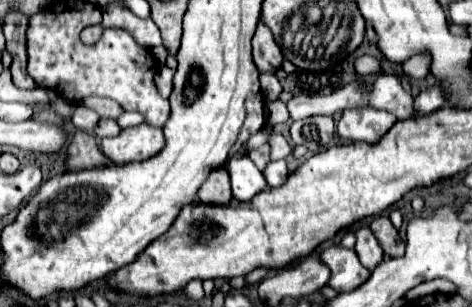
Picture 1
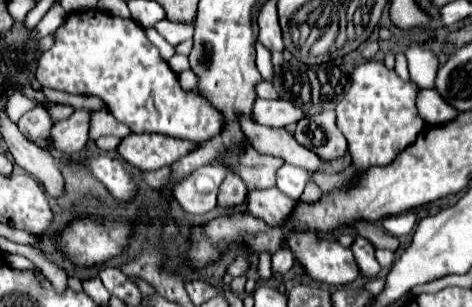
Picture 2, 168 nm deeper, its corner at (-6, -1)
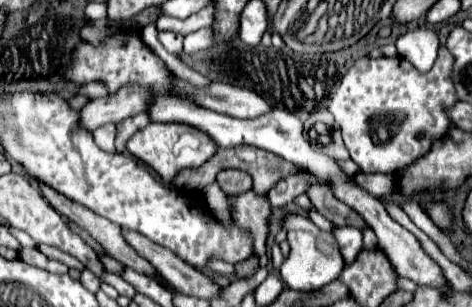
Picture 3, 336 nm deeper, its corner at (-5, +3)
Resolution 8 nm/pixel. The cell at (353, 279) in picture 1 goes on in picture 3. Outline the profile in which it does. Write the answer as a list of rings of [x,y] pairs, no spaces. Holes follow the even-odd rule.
[[[291,215],[285,219],[283,227],[287,229],[287,241],[291,245],[291,253],[281,265],[281,279],[285,281],[287,287],[295,291],[317,291],[323,285],[331,283],[335,277],[339,277],[339,271],[343,271],[343,257],[339,255],[339,247],[335,243],[333,233],[319,229],[317,225],[311,223],[307,217]]]

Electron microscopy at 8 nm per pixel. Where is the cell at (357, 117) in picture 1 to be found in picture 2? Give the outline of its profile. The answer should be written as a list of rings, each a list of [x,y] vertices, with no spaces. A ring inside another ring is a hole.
[[[366,61],[358,65],[352,73],[352,85],[344,99],[336,105],[336,117],[338,117],[338,127],[348,139],[348,149],[352,153],[352,165],[356,169],[366,169],[372,165],[388,165],[404,147],[412,145],[416,135],[424,129],[424,121],[416,113],[416,91],[418,85],[412,85],[412,81],[402,81],[396,71],[390,71],[384,67],[380,61]]]

